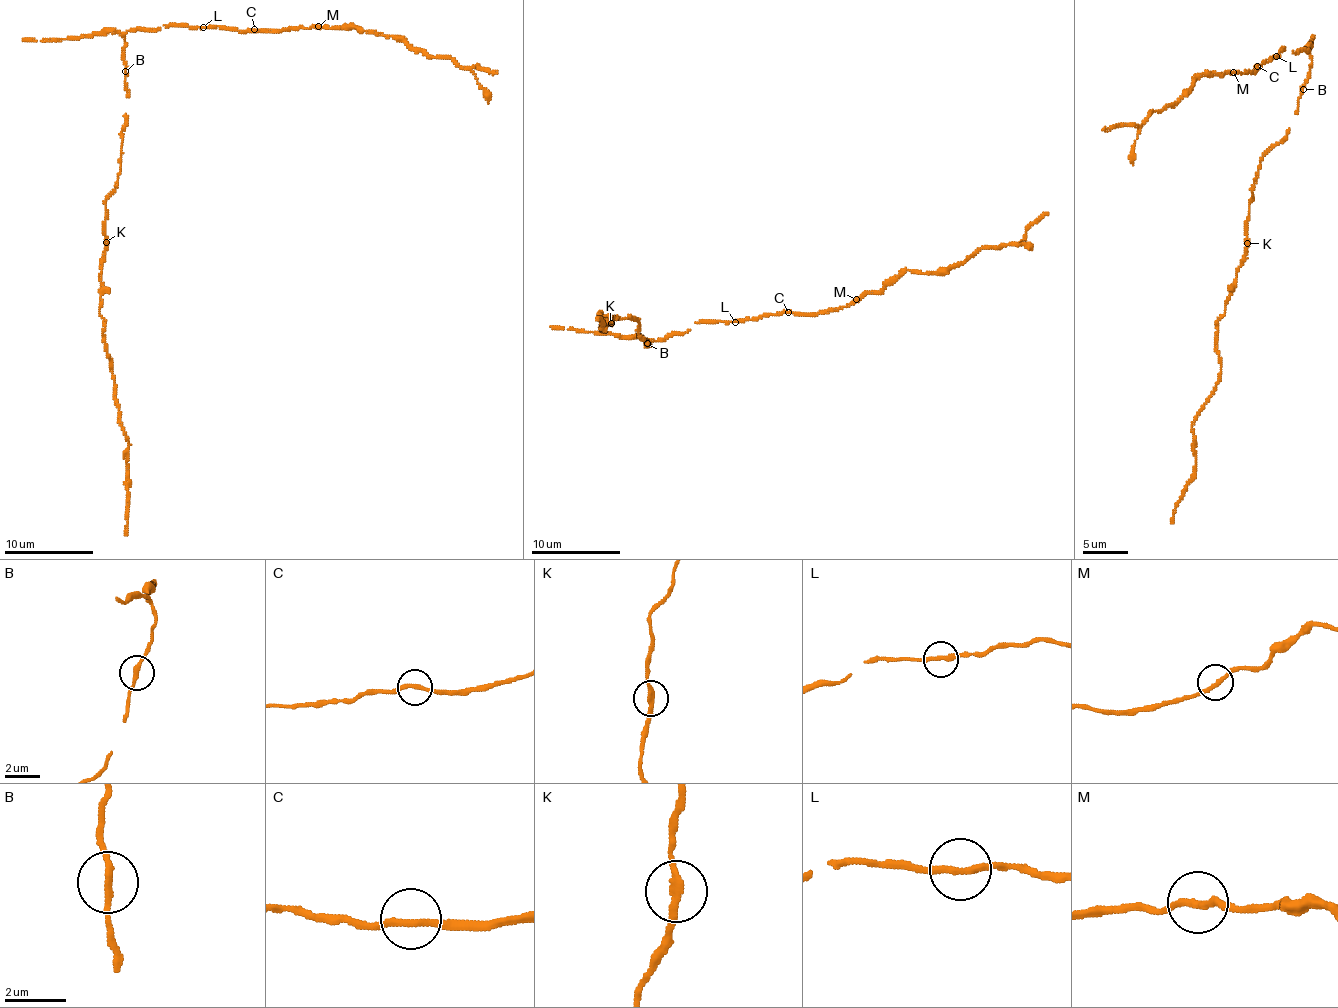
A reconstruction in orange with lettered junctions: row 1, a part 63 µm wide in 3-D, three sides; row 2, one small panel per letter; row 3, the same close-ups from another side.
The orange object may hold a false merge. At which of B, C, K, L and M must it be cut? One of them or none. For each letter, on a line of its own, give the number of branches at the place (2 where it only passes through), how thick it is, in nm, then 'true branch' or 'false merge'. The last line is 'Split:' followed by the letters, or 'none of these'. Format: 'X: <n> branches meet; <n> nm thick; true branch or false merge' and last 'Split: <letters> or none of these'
B: 2 branches meet; 200 nm thick; true branch
C: 2 branches meet; 240 nm thick; true branch
K: 2 branches meet; 220 nm thick; true branch
L: 2 branches meet; 240 nm thick; true branch
M: 2 branches meet; 220 nm thick; true branch
Split: none of these

